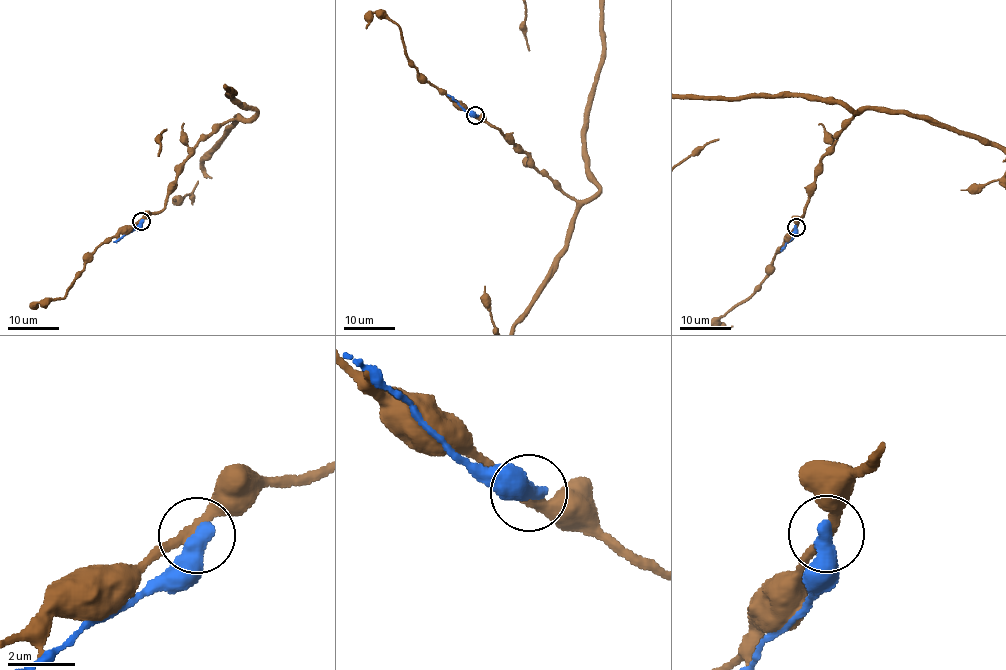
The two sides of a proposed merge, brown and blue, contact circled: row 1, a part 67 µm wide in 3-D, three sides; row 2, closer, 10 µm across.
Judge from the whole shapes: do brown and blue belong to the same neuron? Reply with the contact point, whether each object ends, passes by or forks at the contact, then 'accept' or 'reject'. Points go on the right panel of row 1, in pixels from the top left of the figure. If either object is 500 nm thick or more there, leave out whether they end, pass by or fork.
(796, 227) | reject

